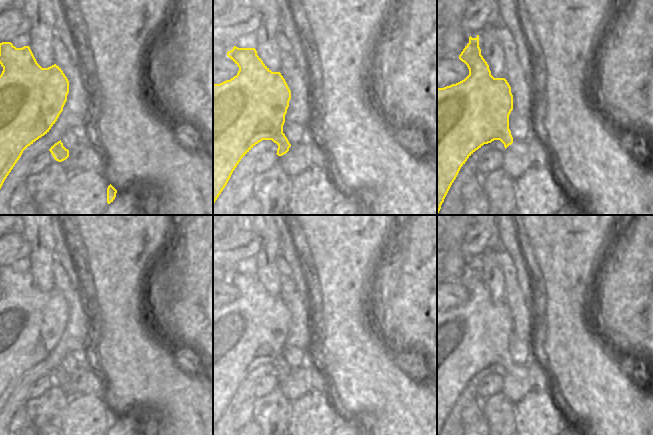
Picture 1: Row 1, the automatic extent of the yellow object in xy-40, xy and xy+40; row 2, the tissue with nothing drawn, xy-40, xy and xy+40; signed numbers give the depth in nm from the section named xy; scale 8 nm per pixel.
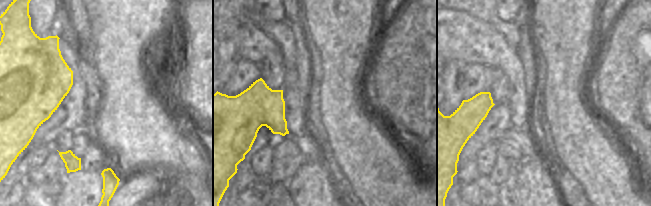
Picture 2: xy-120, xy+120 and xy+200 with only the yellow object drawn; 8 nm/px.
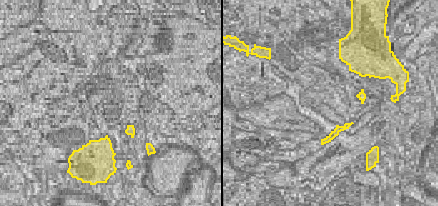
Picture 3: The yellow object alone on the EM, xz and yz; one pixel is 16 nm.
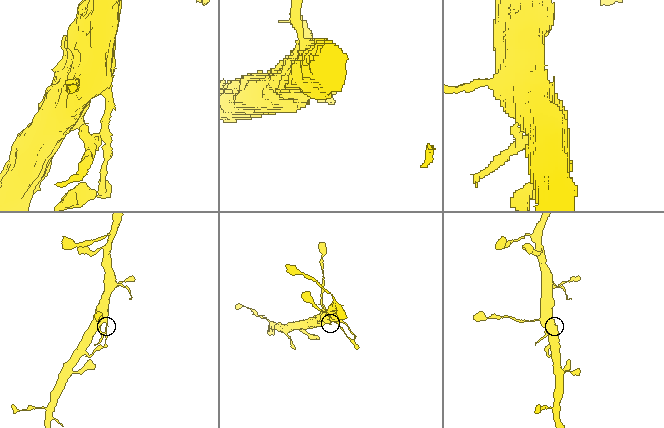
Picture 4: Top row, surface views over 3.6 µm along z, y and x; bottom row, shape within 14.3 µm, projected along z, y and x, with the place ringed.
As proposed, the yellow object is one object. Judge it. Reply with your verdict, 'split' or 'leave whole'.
split

